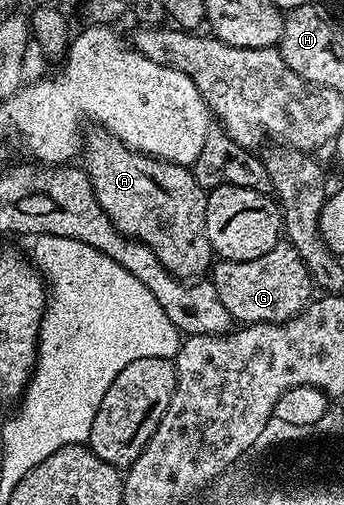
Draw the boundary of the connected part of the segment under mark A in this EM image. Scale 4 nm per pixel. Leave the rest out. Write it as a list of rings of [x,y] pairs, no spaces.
[[[102,126],[91,129],[81,145],[81,165],[93,183],[97,201],[114,226],[150,247],[163,268],[175,277],[202,276],[215,257],[205,227],[208,192],[197,183],[190,168],[129,149]]]

